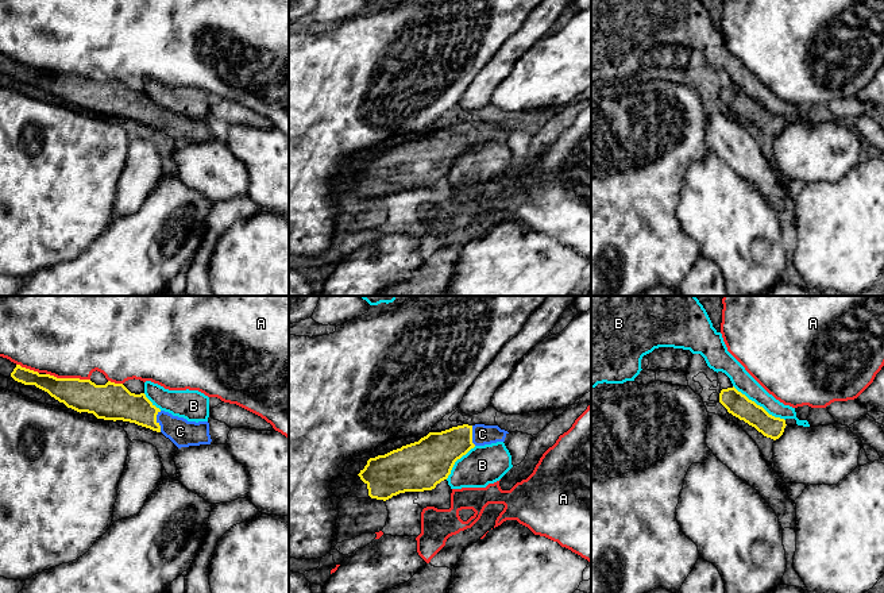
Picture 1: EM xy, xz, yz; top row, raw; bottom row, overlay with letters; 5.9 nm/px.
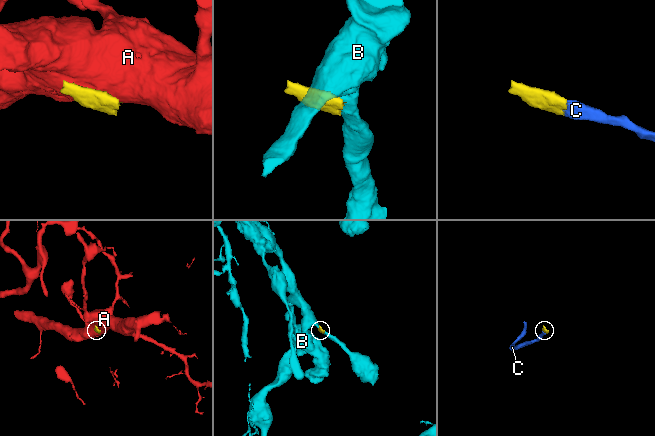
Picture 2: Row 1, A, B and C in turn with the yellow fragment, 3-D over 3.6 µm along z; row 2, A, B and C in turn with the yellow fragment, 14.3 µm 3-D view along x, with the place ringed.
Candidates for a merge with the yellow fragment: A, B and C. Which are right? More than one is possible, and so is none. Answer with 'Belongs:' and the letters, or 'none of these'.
Belongs: C

